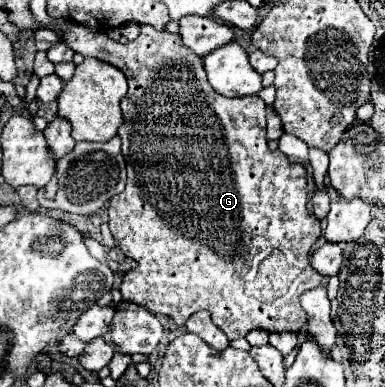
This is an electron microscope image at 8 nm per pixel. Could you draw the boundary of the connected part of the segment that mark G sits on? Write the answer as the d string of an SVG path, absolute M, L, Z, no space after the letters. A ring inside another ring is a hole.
M74 24L74 26L68 28L68 30L56 30L56 28L52 28L52 30L60 36L60 42L68 44L74 52L78 52L78 54L82 54L82 56L98 58L98 60L102 60L102 62L108 62L108 64L116 66L118 70L122 70L124 76L128 78L128 94L126 94L124 100L120 102L120 108L122 108L122 114L124 114L124 122L122 122L122 126L118 128L118 136L120 136L120 140L122 140L122 156L126 158L126 164L128 164L128 184L126 184L126 188L124 188L120 194L112 196L112 200L110 200L110 208L108 208L108 226L110 226L114 238L120 242L120 246L118 246L120 252L124 252L128 258L134 258L134 260L138 262L138 266L126 274L126 280L128 280L128 286L130 286L130 300L136 302L136 304L140 304L140 306L144 306L144 308L148 308L152 314L164 314L164 316L170 316L178 326L184 326L186 320L188 320L194 312L198 312L198 310L210 310L210 314L212 314L212 322L214 322L214 324L216 324L216 326L218 326L218 328L220 328L220 330L222 330L230 340L242 338L242 336L246 336L246 334L252 332L252 330L266 330L266 332L300 330L300 328L306 324L304 310L300 308L300 296L302 296L306 290L312 290L312 288L316 288L316 286L322 282L322 276L320 276L320 274L312 268L312 264L310 264L312 246L314 246L314 242L320 238L320 220L318 220L314 214L306 212L306 204L308 204L308 192L306 192L306 168L304 168L302 164L290 164L288 158L286 158L280 150L270 150L270 148L268 148L268 138L266 138L266 104L264 104L264 100L262 100L260 96L244 96L244 98L236 98L236 100L232 100L232 98L224 98L224 96L220 96L218 92L214 92L214 88L212 88L212 86L208 84L208 80L206 80L206 72L204 72L202 58L196 56L190 48L184 46L184 42L180 40L180 34L172 34L172 32L166 32L166 30L156 30L156 28L152 28L152 26L142 26L140 36L138 36L136 40L122 44L122 42L114 42L114 40L110 40L104 32L96 32L96 30L88 28L88 26L78 26L78 24Z

